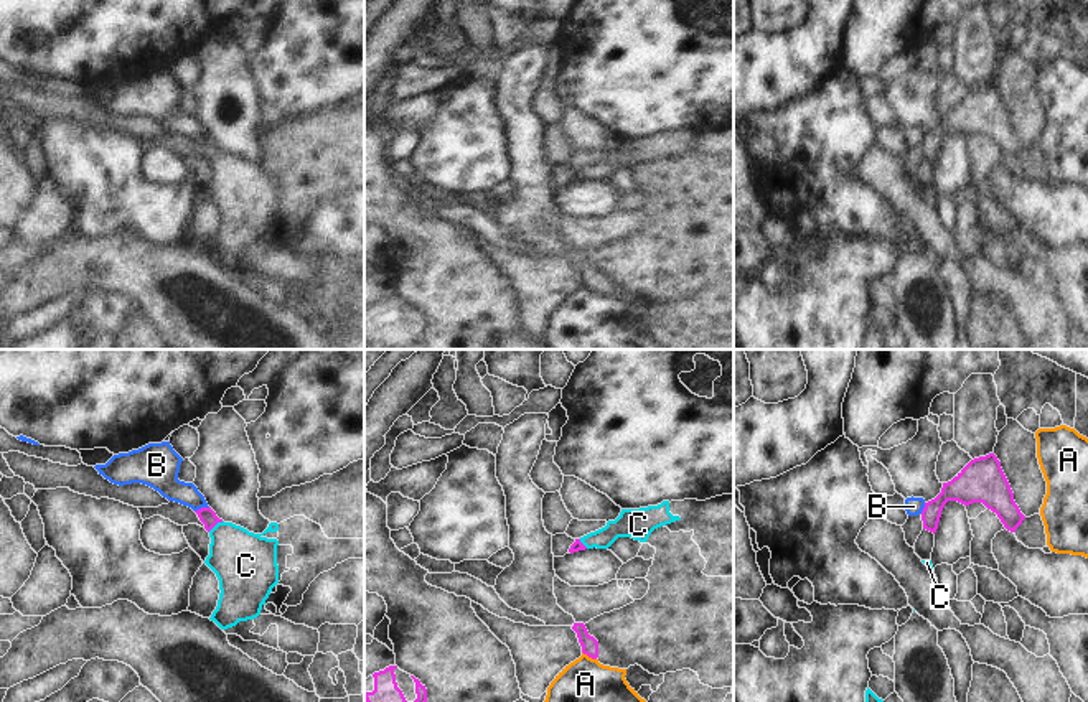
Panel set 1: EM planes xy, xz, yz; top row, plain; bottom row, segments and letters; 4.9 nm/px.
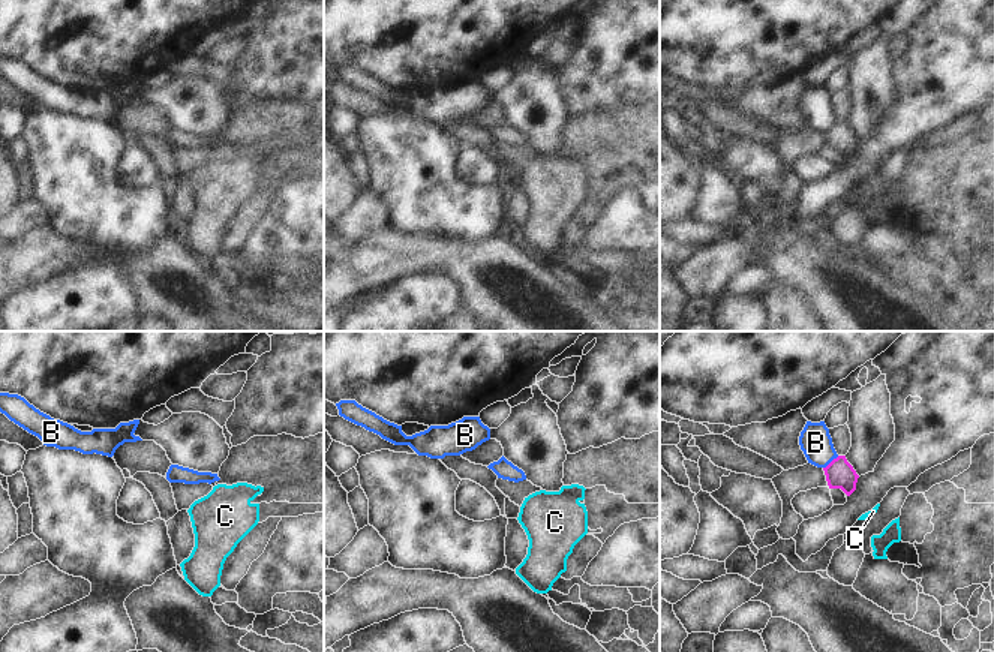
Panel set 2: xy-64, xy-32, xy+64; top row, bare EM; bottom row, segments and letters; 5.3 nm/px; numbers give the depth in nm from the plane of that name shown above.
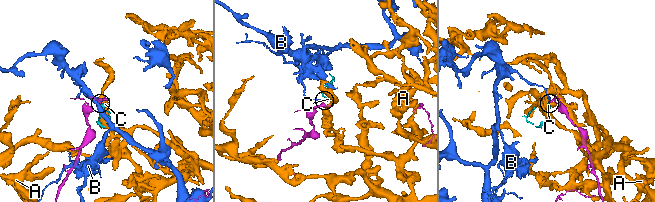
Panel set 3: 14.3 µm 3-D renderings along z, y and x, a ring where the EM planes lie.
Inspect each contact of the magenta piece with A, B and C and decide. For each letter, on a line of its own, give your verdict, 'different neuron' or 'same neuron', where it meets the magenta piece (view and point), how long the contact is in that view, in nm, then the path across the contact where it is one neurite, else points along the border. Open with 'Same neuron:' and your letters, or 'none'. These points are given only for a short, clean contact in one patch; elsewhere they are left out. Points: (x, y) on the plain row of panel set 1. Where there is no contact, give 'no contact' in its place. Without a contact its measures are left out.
Same neuron: C
A: different neuron | xz (589, 287) | 80 nm
B: different neuron | xy (201, 139) | 80 nm | along xy (208, 137), (195, 142)
C: same neuron | xy (215, 155) | 90 nm | across xy (206, 145), (215, 155), (246, 195)

